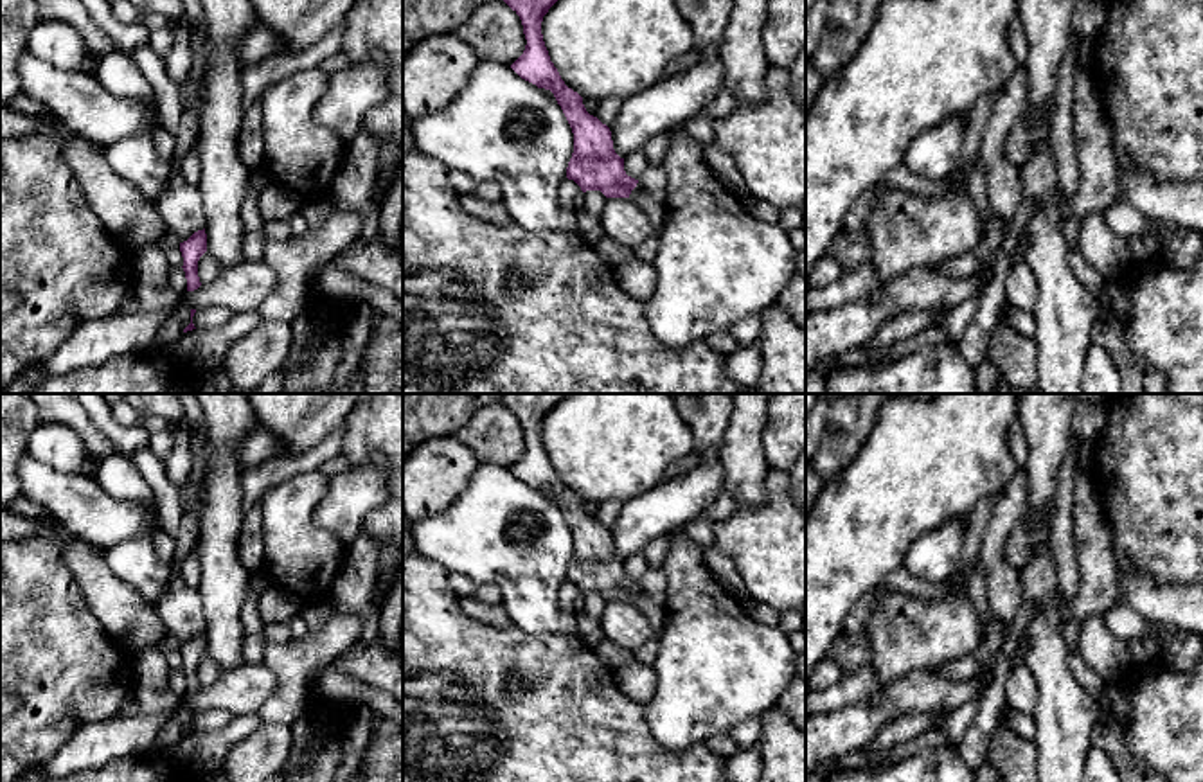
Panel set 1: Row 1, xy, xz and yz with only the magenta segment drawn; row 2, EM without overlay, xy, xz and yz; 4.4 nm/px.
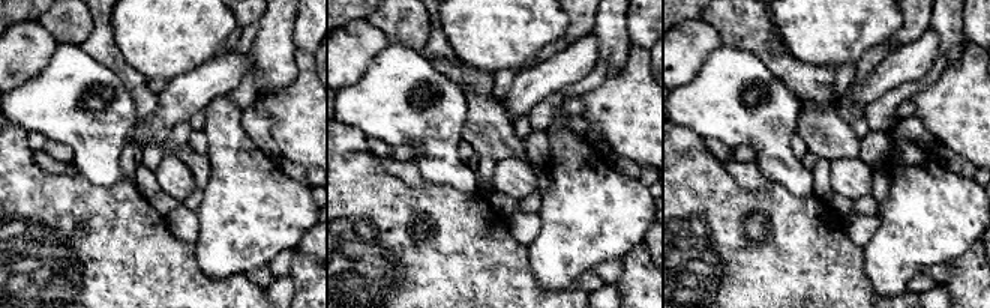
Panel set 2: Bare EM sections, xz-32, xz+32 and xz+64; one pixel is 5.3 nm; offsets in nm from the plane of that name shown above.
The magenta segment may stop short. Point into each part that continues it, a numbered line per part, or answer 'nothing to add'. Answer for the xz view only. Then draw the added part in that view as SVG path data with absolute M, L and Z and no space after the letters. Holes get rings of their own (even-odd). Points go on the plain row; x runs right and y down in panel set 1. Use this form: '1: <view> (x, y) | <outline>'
1: xz (655, 613) | M638 586L631 593L629 602L635 604L649 620L655 636L658 636L665 626L665 609L662 604L651 600Z

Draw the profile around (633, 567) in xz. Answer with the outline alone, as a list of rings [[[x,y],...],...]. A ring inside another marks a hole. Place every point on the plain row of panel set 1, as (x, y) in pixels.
[[[642,552],[633,554],[631,557],[628,557],[628,559],[624,561],[624,573],[626,573],[628,579],[631,579],[631,581],[635,581],[635,582],[638,582],[640,575],[642,575],[647,568],[649,568],[649,566],[647,566],[647,563],[646,563]]]

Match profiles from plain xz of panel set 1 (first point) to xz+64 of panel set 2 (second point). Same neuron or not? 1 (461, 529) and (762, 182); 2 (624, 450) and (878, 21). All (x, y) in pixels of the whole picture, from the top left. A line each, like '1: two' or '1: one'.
1: two
2: one

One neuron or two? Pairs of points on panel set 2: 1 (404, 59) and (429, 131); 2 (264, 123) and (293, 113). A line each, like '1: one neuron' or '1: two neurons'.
1: one neuron
2: two neurons

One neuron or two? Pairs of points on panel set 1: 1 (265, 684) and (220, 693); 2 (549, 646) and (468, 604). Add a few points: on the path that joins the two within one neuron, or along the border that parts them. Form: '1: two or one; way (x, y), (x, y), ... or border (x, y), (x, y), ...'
1: one; way (254, 684), (231, 693)
2: two; border (468, 615), (495, 626), (511, 626)

